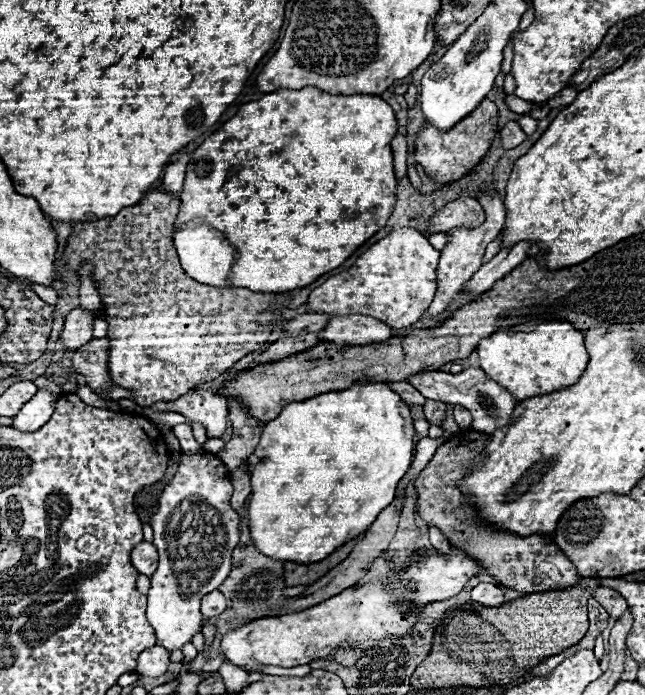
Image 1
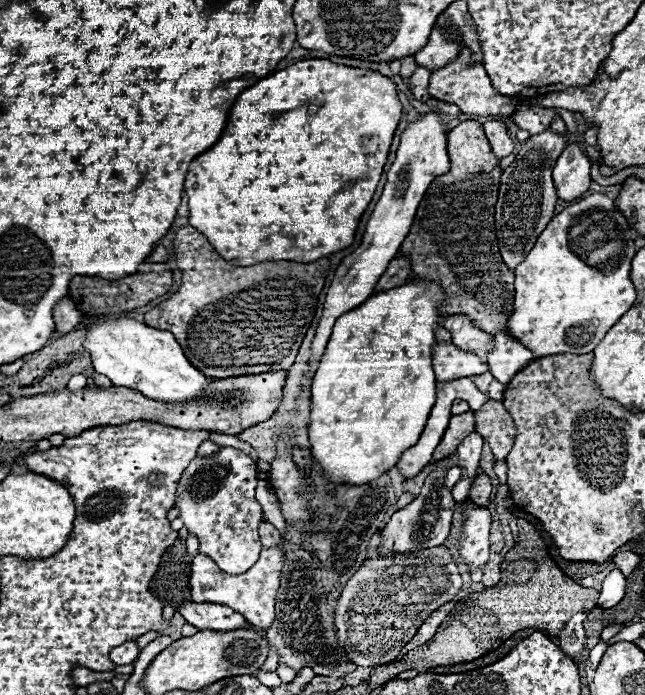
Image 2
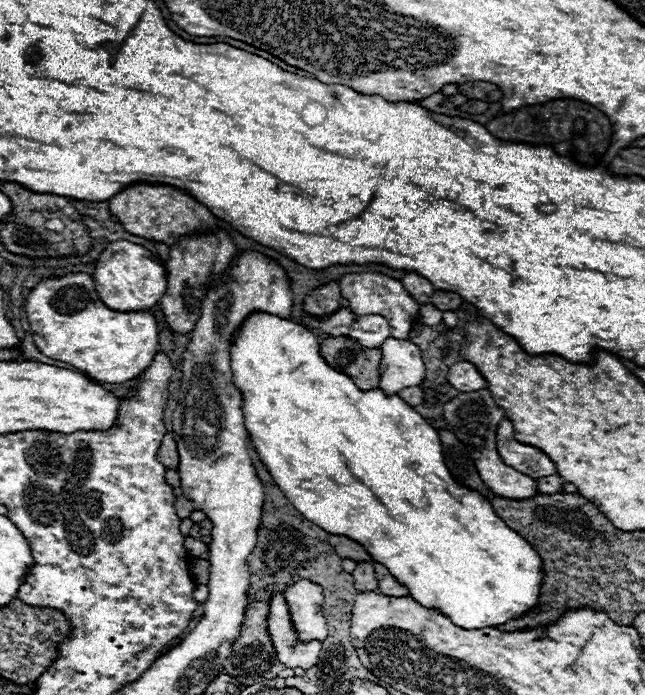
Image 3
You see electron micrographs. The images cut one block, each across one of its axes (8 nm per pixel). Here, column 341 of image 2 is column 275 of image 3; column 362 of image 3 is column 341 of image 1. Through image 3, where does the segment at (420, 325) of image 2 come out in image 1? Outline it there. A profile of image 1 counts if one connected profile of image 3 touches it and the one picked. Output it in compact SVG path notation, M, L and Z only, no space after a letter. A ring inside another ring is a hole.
M386 382L354 384L342 392L326 392L324 396L314 396L302 404L288 404L262 432L260 442L254 448L260 462L250 474L252 496L248 502L248 528L254 546L262 554L282 562L298 560L298 564L314 564L314 560L324 560L334 548L364 534L378 512L394 500L396 484L412 462L414 420L408 406Z

